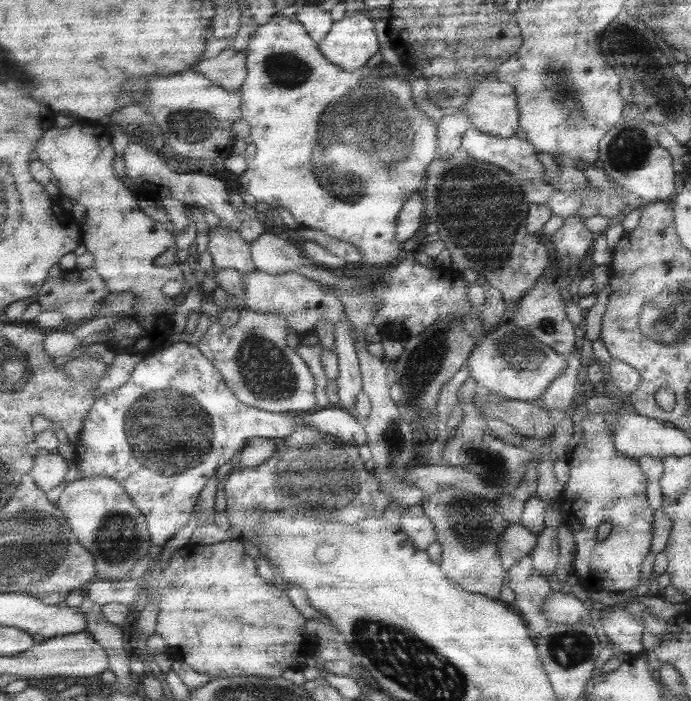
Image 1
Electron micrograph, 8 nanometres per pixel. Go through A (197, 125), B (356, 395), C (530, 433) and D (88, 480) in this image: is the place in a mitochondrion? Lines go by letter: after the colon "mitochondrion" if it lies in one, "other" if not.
A: mitochondrion
B: other
C: other
D: other

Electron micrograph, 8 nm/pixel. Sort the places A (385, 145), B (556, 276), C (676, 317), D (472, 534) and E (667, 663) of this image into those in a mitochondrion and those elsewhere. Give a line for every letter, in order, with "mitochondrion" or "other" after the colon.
A: mitochondrion
B: other
C: mitochondrion
D: mitochondrion
E: mitochondrion

